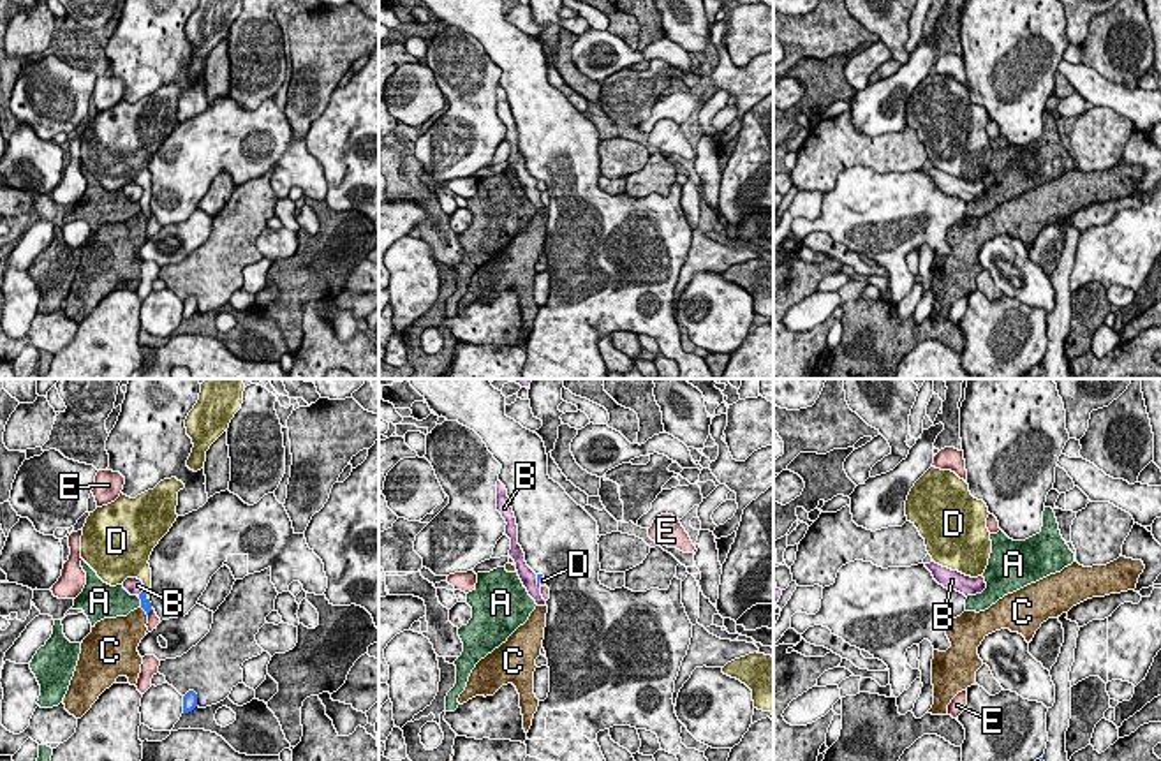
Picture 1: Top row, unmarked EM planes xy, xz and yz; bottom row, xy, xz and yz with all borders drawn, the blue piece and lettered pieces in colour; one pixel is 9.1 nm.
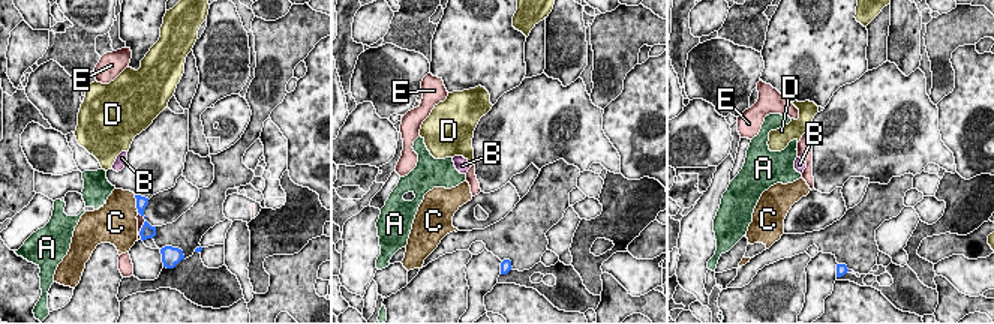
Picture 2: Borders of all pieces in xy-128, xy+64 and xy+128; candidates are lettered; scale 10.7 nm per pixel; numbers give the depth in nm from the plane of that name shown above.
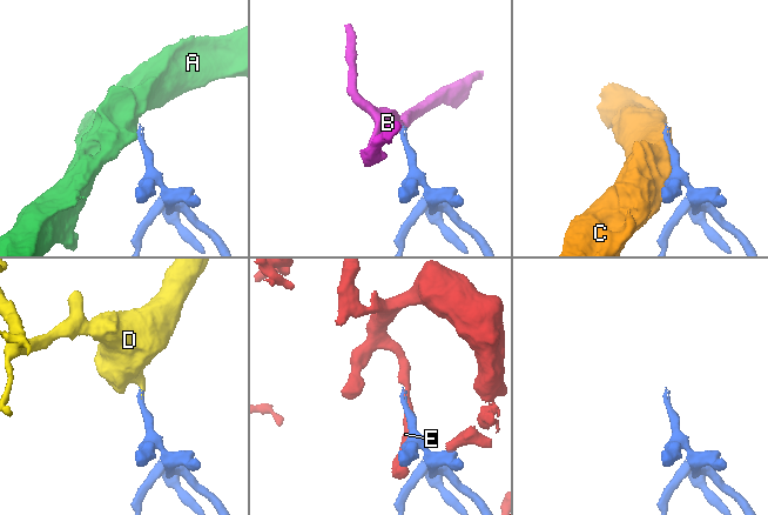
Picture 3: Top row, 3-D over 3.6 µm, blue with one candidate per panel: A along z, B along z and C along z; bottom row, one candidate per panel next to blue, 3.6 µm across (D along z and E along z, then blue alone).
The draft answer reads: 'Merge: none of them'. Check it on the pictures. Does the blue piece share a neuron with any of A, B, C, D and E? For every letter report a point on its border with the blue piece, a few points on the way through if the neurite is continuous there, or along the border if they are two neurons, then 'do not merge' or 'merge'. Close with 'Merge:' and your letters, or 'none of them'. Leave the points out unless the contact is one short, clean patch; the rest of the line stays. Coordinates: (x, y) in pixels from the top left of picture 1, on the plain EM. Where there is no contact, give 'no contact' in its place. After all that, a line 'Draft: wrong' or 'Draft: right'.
A: meets blue in xy at (141, 208); border along xy (138, 203), (141, 212); do not merge
B: meets blue in xy at (143, 196); border along xy (143, 191), (138, 201); do not merge
C: meets blue in xy at (145, 215); do not merge
D: meets blue in xy at (145, 199); runs through xy (145, 208), (145, 199), (147, 184), (138, 173); merge
E: meets blue in xy at (148, 217); do not merge
Merge: D
Draft: wrong

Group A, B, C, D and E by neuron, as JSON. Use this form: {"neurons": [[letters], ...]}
{"neurons": [["A"], ["B"], ["C"], ["D"], ["E"]]}

